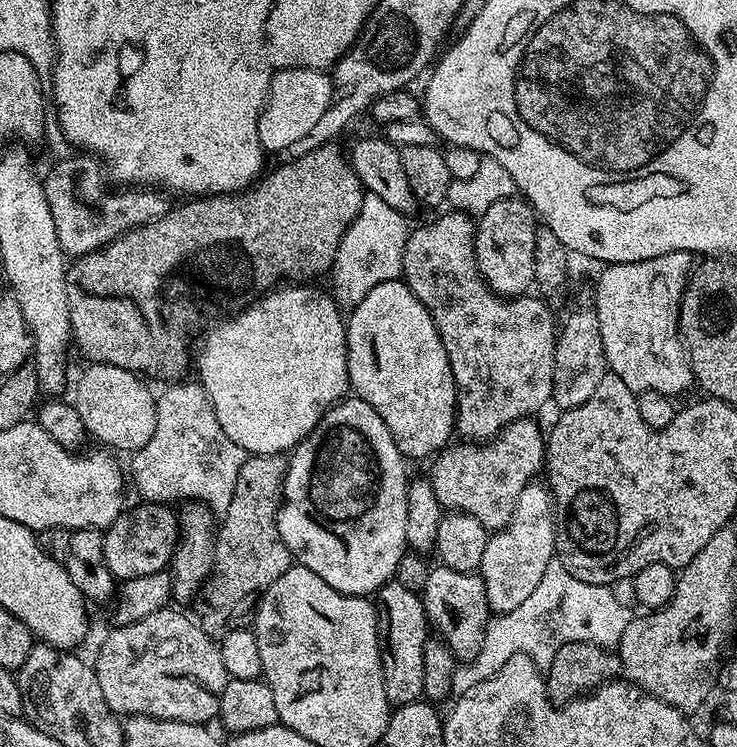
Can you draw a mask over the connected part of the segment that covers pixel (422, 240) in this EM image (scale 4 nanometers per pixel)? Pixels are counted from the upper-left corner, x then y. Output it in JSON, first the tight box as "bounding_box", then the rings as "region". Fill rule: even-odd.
{"bounding_box":[402,210,558,442],"region":[[[448,210],[445,216],[421,228],[413,227],[404,247],[402,266],[404,283],[414,298],[426,306],[430,318],[434,318],[438,338],[442,338],[442,346],[446,346],[446,358],[450,358],[450,370],[456,383],[455,435],[464,442],[487,442],[507,424],[535,417],[535,412],[552,398],[558,324],[552,321],[552,312],[539,295],[505,298],[490,290],[476,261],[476,220],[466,212]]]}

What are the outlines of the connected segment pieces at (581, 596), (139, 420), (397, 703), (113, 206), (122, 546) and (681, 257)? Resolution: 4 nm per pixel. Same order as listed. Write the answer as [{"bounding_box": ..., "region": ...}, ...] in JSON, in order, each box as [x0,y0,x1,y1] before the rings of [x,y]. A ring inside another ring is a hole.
[{"bounding_box":[452,558,630,696],"region":[[[553,558],[546,566],[546,574],[542,574],[538,586],[530,598],[522,601],[522,606],[489,619],[486,639],[482,641],[482,650],[478,650],[478,658],[461,663],[456,669],[452,696],[466,694],[466,690],[478,686],[478,682],[486,682],[486,678],[498,674],[516,652],[526,654],[537,668],[546,670],[554,654],[570,642],[590,642],[615,649],[626,630],[630,613],[612,592],[615,591],[609,585],[591,584],[582,582],[582,578],[574,578],[574,574],[562,566],[560,559]]]},{"bounding_box":[72,364,157,452],"region":[[[93,364],[78,380],[72,403],[82,417],[85,431],[100,440],[105,447],[133,452],[141,449],[154,434],[157,421],[155,395],[137,373],[124,367],[109,364]]]},{"bounding_box":[376,580,430,708],"region":[[[395,580],[384,584],[376,596],[377,628],[382,658],[383,685],[391,707],[400,708],[405,704],[417,703],[424,693],[423,657],[425,642],[430,636],[428,616],[425,614],[423,599]]]},{"bounding_box":[42,154,170,258],"region":[[[88,154],[76,155],[80,156],[68,156],[58,161],[49,170],[48,177],[45,175],[42,180],[46,202],[54,216],[54,230],[58,230],[58,242],[65,257],[75,258],[96,252],[122,233],[146,222],[154,222],[154,218],[162,218],[162,214],[168,212],[170,201],[163,191],[147,186],[124,186],[119,190],[108,188],[109,181],[102,171],[101,161]]]},{"bounding_box":[103,502,179,582],"region":[[[151,502],[137,505],[121,512],[104,532],[103,558],[113,579],[120,582],[165,569],[171,563],[179,540],[179,517],[169,505]]]},{"bounding_box":[594,250,693,398],"region":[[[674,250],[670,254],[658,254],[658,258],[609,264],[599,269],[601,272],[596,280],[594,311],[598,318],[598,330],[602,330],[606,362],[611,372],[622,378],[622,382],[626,382],[632,392],[639,394],[646,390],[658,390],[658,394],[679,398],[688,387],[693,387],[692,367],[680,335],[680,303],[693,267],[693,253]]]}]

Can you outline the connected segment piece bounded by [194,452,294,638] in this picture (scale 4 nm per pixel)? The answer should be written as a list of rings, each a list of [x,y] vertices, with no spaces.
[[[285,453],[249,455],[244,461],[242,471],[238,474],[238,482],[234,486],[234,498],[230,498],[230,506],[222,513],[218,531],[214,536],[214,565],[200,589],[199,599],[195,601],[195,615],[198,617],[200,629],[213,638],[230,634],[230,630],[248,628],[256,615],[257,597],[263,594],[288,568],[293,567],[292,551],[282,542],[282,534],[278,534],[276,525],[276,509],[280,507],[284,479],[288,473],[288,456]]]

